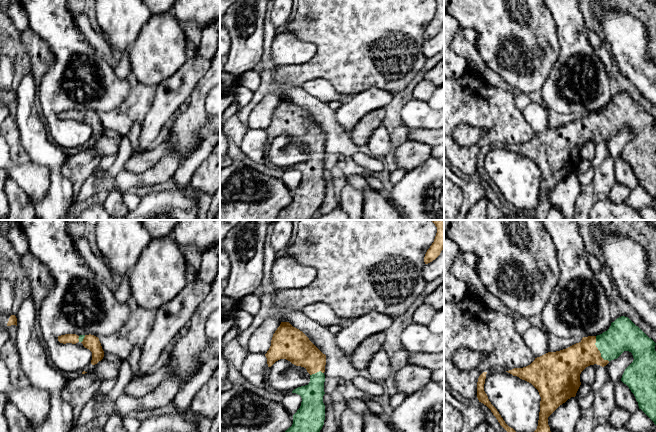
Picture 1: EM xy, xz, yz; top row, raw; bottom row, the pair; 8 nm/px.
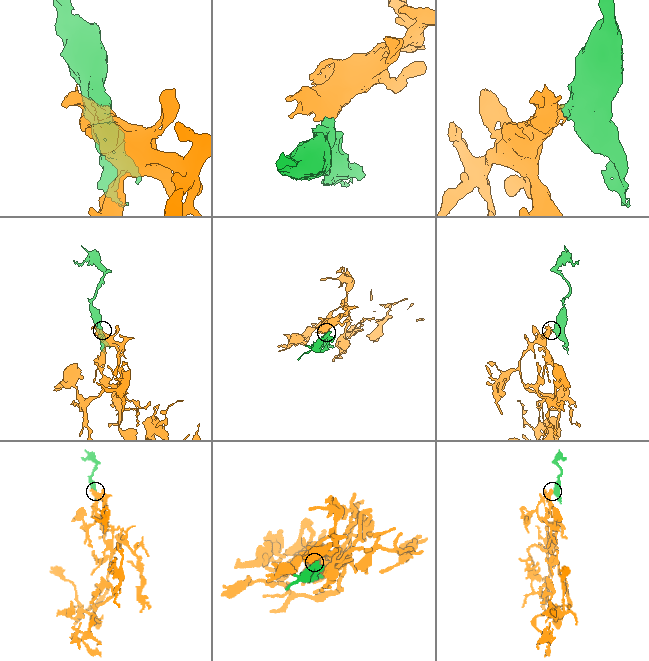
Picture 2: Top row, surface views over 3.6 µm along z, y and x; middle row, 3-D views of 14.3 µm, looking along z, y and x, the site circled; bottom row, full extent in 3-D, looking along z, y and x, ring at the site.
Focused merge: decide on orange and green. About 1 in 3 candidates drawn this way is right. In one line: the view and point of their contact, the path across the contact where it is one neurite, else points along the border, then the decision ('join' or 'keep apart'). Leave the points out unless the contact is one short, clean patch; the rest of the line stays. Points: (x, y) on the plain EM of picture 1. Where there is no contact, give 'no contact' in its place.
meets orange in yz at (598, 126); runs through yz (570, 138), (591, 126), (598, 126), (608, 122), (623, 111); join

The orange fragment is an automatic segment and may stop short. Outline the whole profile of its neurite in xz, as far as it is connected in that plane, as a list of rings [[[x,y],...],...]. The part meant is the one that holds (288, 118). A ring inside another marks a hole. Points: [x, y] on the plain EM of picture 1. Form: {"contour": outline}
{"contour": [[[281,98],[265,132],[268,143],[280,135],[286,135],[296,142],[304,143],[310,150],[308,161],[292,167],[301,172],[301,182],[293,191],[292,202],[278,216],[279,220],[310,220],[325,196],[323,172],[326,131],[302,107],[289,98]]]}

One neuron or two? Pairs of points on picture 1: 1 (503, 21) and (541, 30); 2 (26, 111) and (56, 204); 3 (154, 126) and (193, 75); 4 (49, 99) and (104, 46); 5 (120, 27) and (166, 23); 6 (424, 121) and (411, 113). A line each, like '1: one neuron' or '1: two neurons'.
1: one neuron
2: one neuron
3: one neuron
4: two neurons
5: two neurons
6: one neuron

